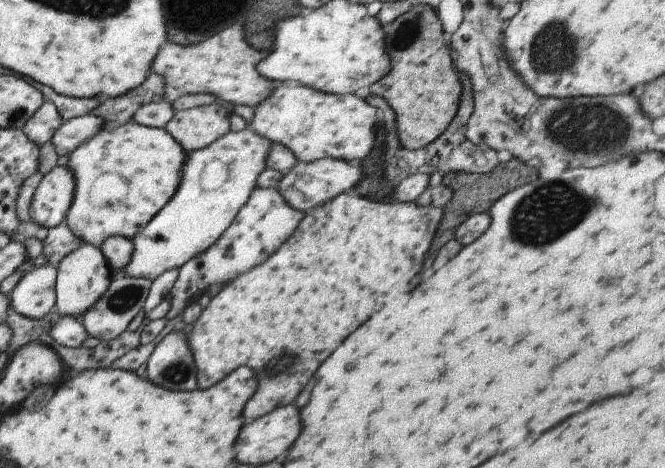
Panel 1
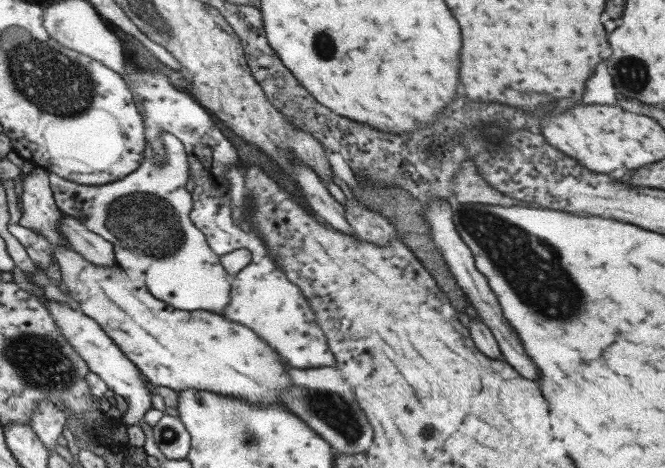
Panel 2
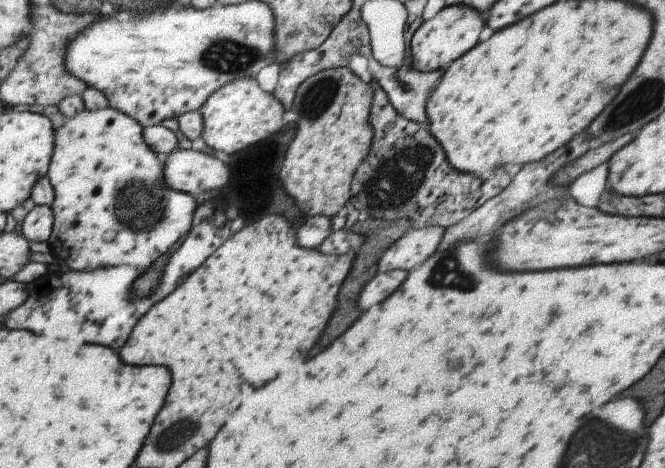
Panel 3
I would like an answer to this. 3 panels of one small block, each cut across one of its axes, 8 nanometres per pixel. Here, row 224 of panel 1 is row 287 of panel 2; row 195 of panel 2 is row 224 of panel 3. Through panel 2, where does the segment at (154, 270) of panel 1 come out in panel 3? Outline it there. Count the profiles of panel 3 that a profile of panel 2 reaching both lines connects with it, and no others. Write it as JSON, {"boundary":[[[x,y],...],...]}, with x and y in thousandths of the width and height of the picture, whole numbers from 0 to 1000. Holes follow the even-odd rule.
{"boundary":[[[161,226],[143,239],[125,235],[80,282],[80,325],[68,372],[80,402],[80,491],[71,521],[77,547],[101,564],[104,577],[140,581],[173,568],[224,573],[284,496],[296,427],[287,415],[263,410],[242,393],[245,333],[218,308],[212,278],[212,265],[200,252]]]}

